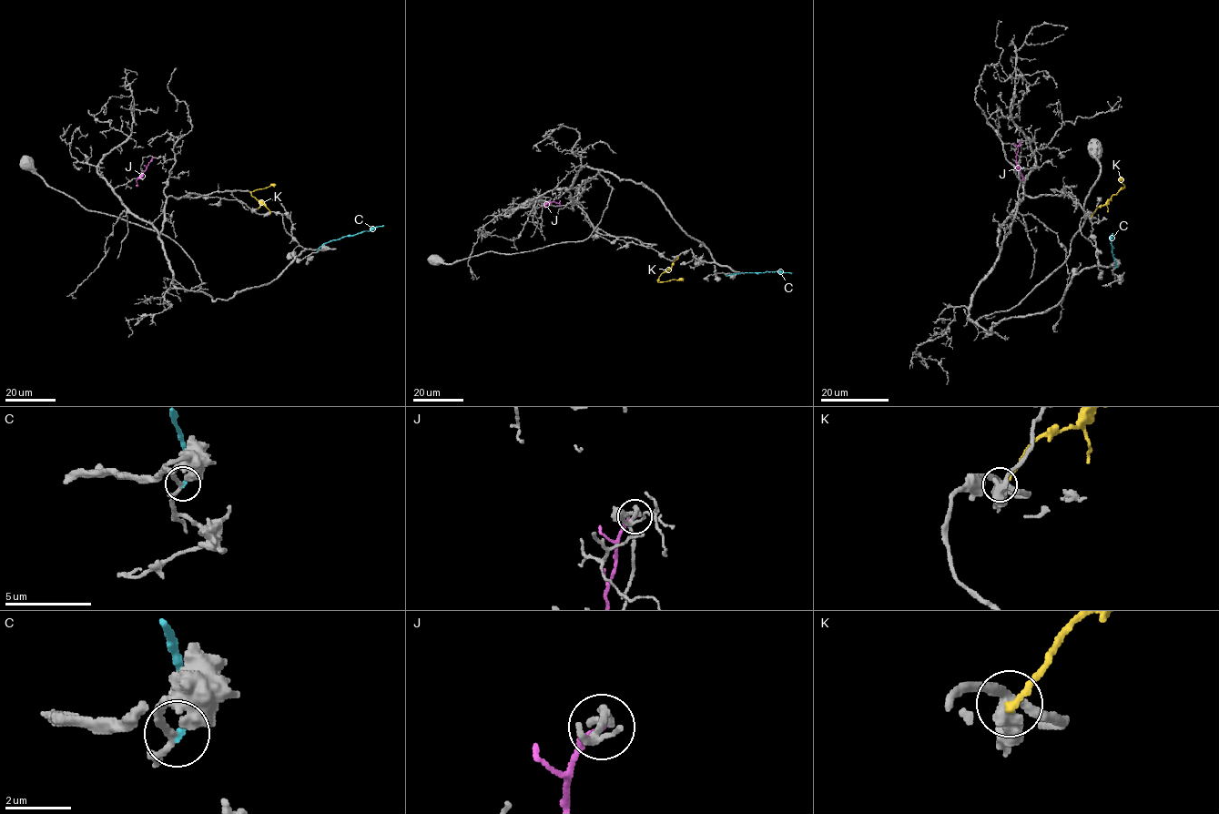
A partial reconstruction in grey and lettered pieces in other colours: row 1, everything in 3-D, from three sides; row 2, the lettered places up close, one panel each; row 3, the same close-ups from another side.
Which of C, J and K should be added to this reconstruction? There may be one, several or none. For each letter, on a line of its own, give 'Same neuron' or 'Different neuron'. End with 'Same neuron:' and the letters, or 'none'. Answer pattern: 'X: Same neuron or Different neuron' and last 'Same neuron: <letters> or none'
C: Different neuron
J: Different neuron
K: Different neuron
Same neuron: none

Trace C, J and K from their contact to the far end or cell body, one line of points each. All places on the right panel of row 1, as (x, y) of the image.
C: (1115, 268), (1111, 240), (1113, 233)
J: (1021, 141), (1016, 164), (1023, 180)
K: (1090, 216), (1124, 188), (1120, 178)

